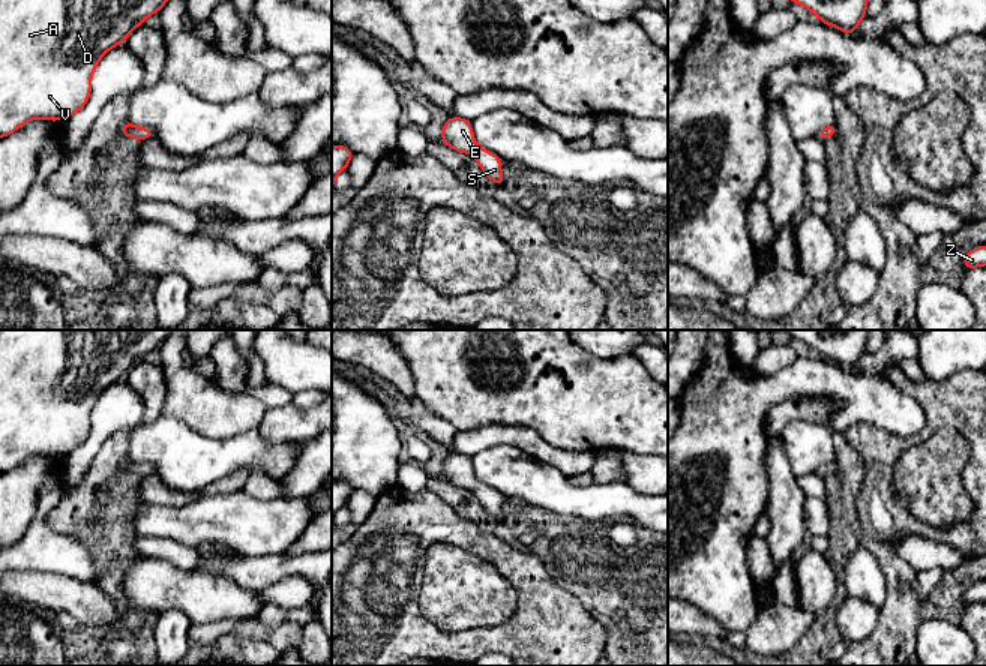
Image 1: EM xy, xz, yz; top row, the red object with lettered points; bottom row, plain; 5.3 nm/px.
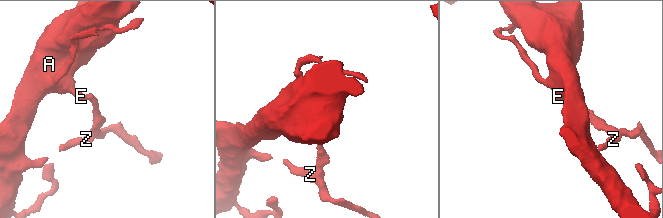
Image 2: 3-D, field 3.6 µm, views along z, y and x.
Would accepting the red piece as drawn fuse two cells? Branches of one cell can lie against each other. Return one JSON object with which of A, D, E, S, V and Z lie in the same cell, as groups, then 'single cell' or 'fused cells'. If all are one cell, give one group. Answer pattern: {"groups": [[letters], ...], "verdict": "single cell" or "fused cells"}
{"groups": [["A", "D", "E", "S", "V", "Z"]], "verdict": "single cell"}

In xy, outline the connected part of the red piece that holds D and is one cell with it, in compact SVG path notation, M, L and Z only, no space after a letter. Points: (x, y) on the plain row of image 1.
M0 330L0 474L33 454L63 456L81 447L92 411L111 384L173 330Z

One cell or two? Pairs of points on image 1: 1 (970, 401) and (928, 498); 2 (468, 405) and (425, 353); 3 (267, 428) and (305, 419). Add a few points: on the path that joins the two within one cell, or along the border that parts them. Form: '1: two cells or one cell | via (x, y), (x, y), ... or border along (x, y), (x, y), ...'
1: two cells | border along (923, 441), (955, 428), (970, 458)
2: one cell | via (464, 392), (438, 366)
3: one cell | via (276, 426), (296, 423)

